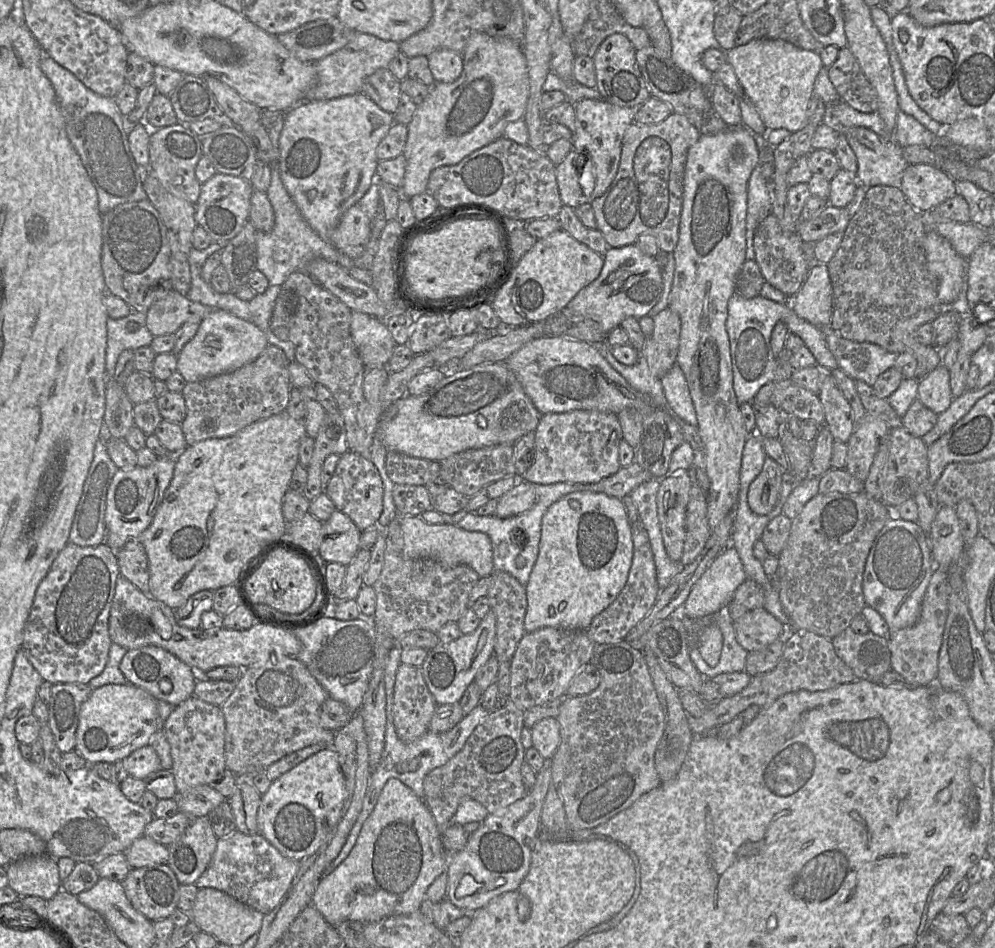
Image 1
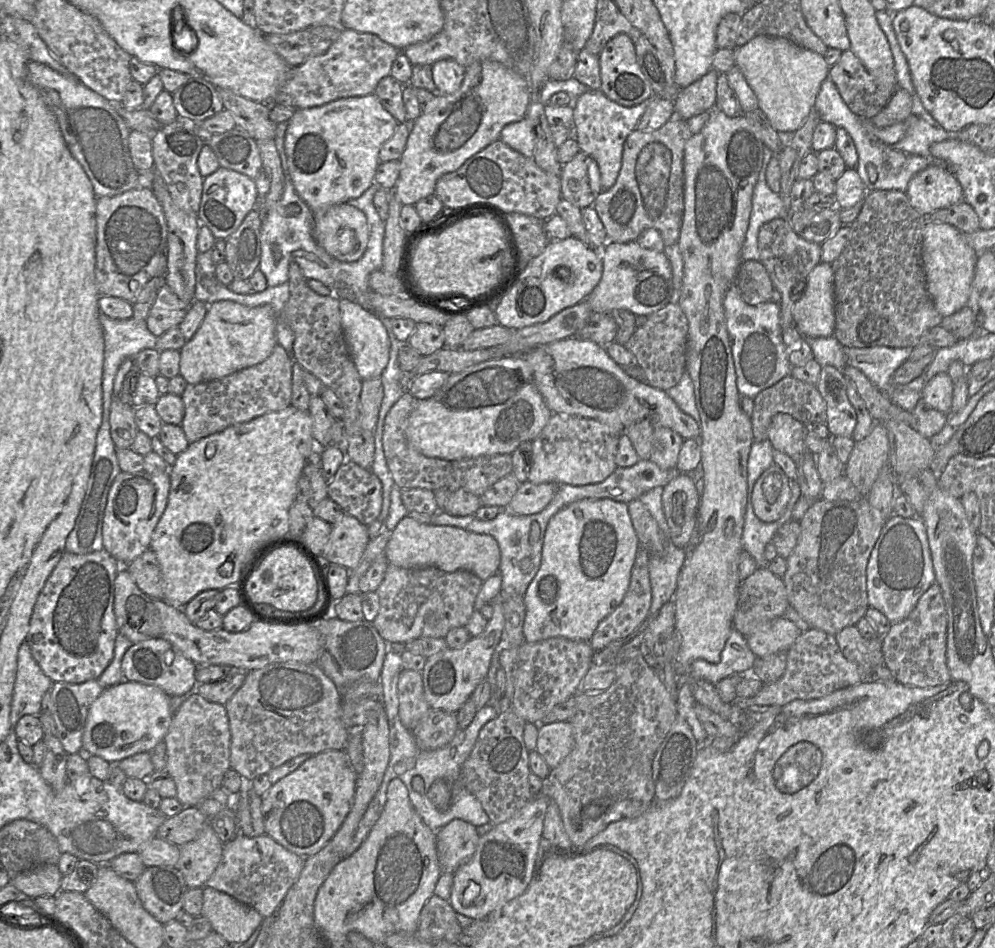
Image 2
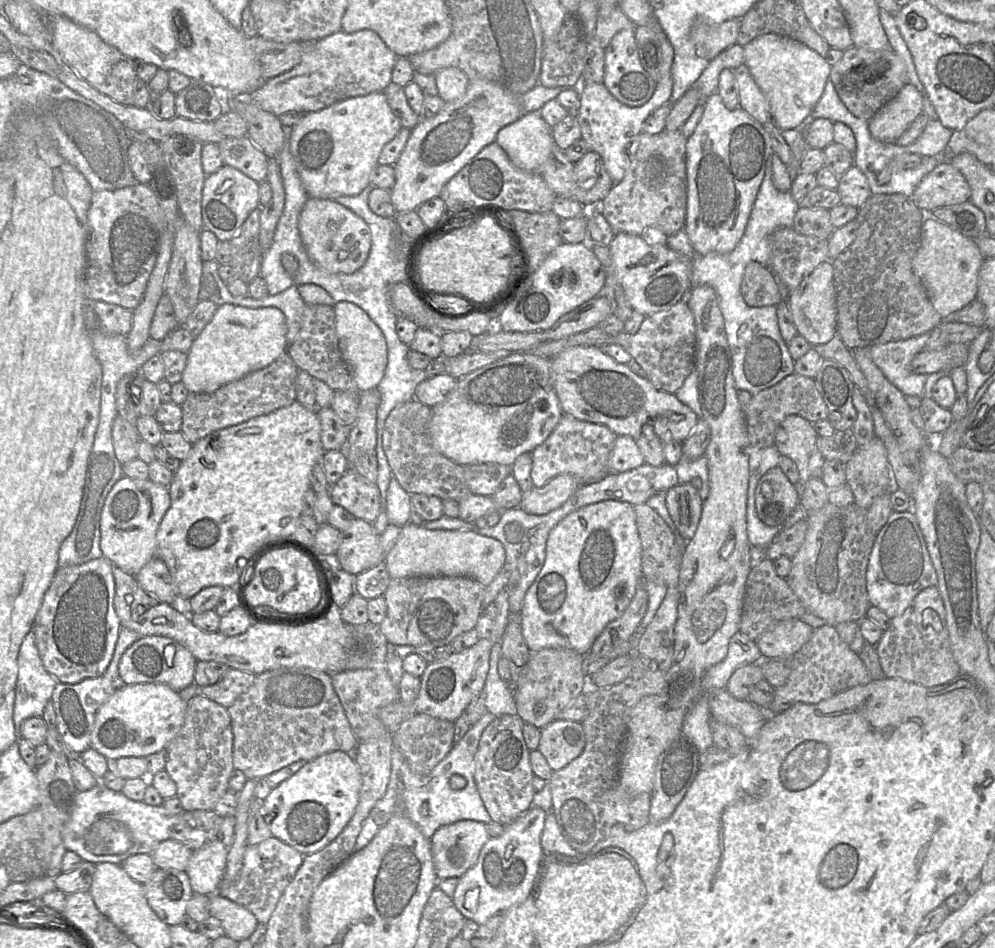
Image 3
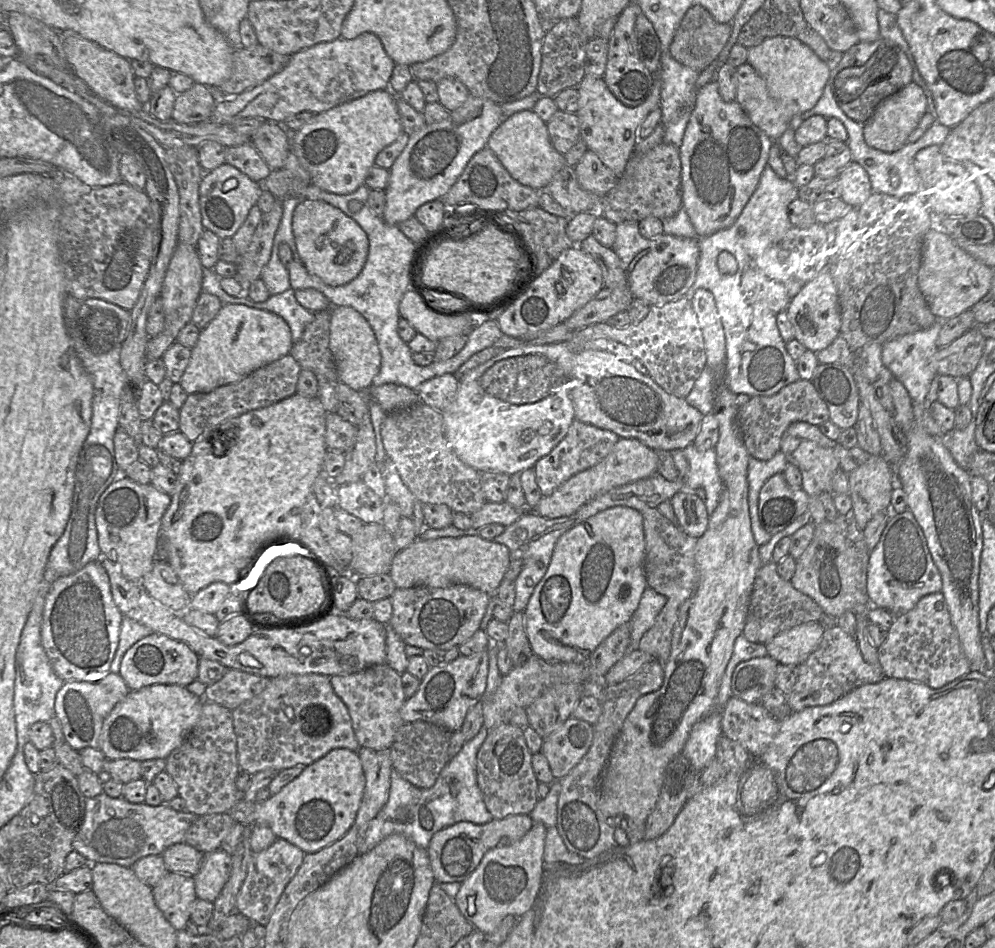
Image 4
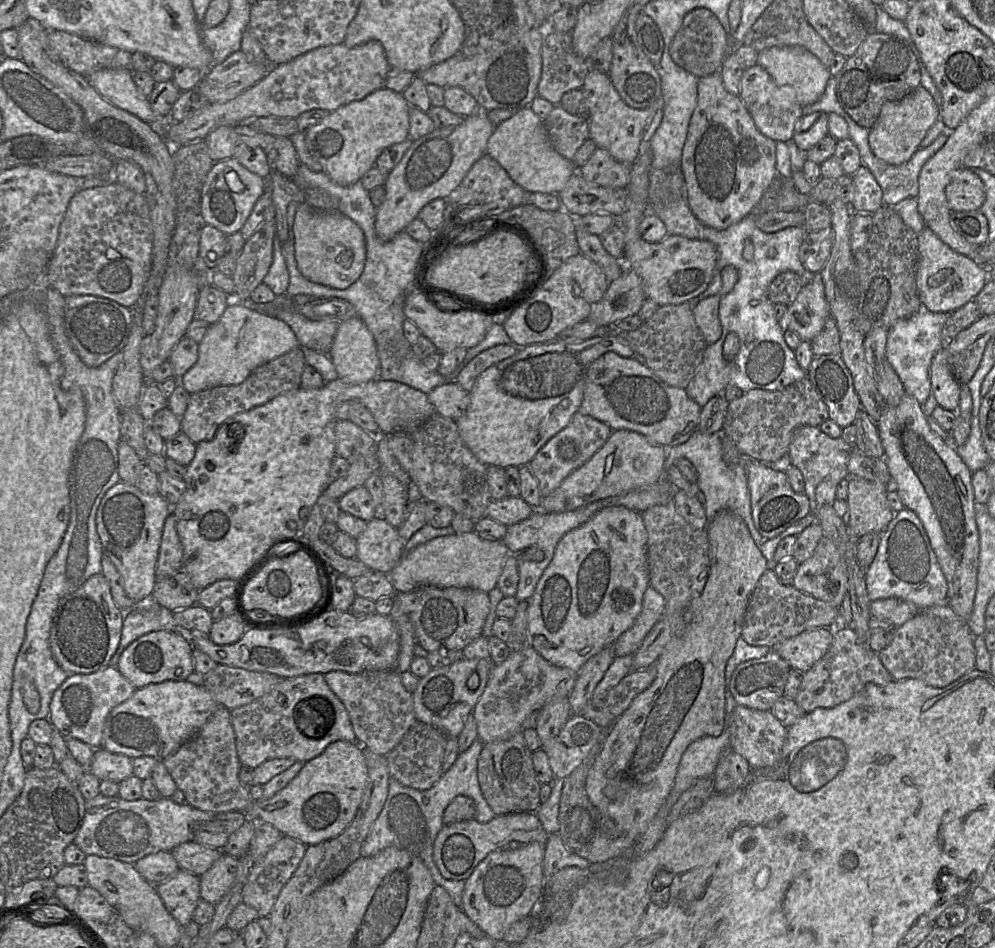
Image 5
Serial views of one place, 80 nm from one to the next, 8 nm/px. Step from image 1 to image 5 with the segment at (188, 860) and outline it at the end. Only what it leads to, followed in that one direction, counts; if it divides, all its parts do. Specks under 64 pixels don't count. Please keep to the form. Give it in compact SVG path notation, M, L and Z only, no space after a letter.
M228 854L222 856L200 878L200 896L213 905L217 904L235 882L238 859Z

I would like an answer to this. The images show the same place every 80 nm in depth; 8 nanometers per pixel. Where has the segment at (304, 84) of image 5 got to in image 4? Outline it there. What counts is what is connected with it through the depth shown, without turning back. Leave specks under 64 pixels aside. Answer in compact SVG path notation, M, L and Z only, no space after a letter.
M364 32L354 39L339 37L317 43L290 56L287 66L263 83L235 96L221 96L209 121L231 125L241 118L258 118L283 123L301 112L325 112L370 92L389 89L396 64L375 34Z

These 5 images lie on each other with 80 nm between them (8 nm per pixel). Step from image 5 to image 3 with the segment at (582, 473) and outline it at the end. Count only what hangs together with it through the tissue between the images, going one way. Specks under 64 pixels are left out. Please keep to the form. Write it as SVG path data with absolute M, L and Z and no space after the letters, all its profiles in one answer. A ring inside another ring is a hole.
M618 435L608 460L609 473L621 473L645 463L636 440L629 435ZM573 475L556 476L541 488L523 492L519 507L529 514L548 514L563 505L580 486Z

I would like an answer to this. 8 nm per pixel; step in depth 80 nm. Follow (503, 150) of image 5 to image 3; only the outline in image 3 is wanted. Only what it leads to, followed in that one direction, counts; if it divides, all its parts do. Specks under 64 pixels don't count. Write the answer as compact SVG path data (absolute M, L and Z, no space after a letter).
M539 111L527 112L517 121L503 127L496 136L496 141L506 152L511 162L520 169L542 174L542 165L548 159L554 138L552 127L543 119Z

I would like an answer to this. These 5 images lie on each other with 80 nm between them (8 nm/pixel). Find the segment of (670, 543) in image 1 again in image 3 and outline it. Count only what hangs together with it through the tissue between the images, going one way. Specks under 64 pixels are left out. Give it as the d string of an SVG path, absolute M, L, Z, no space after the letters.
M679 483L666 491L666 505L670 517L686 541L690 541L697 530L702 504L698 490L691 483Z

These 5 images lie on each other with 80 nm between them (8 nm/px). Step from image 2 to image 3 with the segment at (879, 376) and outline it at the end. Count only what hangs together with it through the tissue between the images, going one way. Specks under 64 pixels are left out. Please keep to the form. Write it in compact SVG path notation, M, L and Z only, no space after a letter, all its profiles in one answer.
M930 332L905 340L873 345L869 348L874 364L905 396L922 398L924 395L929 374L914 373L911 362L925 349L929 337Z

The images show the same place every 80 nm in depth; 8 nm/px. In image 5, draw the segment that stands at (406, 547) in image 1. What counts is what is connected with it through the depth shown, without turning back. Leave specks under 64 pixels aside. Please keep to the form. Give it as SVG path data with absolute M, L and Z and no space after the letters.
M475 531L440 536L414 548L388 574L396 592L421 586L469 588L488 593L497 586L504 561L511 554L501 540L485 540Z

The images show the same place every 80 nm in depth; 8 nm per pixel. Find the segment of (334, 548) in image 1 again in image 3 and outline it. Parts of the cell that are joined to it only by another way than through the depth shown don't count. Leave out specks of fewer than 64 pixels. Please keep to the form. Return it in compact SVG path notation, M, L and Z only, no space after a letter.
M353 519L348 529L341 531L342 541L334 556L334 562L344 571L356 576L385 562L379 536L373 523Z

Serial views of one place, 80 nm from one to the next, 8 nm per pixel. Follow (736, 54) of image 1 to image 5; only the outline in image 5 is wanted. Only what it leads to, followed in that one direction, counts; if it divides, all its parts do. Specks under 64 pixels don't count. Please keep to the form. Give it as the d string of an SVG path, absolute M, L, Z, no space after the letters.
M774 46L761 50L758 52L757 64L768 72L778 86L791 89L802 107L818 101L832 77L829 68L801 46Z

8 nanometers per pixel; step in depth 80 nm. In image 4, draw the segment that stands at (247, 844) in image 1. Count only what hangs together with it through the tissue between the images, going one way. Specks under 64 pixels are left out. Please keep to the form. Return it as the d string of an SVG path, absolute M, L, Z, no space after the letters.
M277 838L267 849L253 854L247 875L236 898L236 910L246 916L251 924L266 926L286 885L302 864L305 853L283 838Z

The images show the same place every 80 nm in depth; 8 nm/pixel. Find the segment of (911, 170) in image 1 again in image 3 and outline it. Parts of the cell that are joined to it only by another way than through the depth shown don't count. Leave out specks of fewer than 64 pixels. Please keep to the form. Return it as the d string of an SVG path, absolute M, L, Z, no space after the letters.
M940 160L917 185L912 195L915 205L926 214L970 200L971 190L962 175L949 161Z

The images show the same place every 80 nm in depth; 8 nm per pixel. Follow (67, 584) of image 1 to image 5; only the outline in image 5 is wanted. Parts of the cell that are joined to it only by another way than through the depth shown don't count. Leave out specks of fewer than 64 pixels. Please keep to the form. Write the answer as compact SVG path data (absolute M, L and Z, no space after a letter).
M104 575L91 576L77 591L65 596L55 612L50 648L57 664L71 675L91 674L108 667L122 635L125 611L114 602Z

